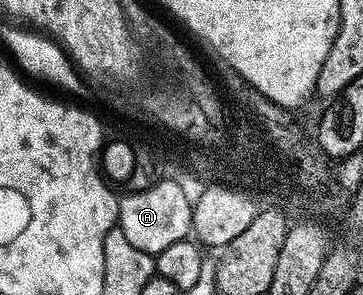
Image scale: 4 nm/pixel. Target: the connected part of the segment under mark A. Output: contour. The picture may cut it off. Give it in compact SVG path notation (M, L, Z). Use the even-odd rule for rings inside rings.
M158 181L147 189L134 189L119 196L117 228L124 231L124 239L128 239L132 247L140 247L140 251L156 255L169 244L187 240L191 236L192 197L186 194L187 186L178 181Z

